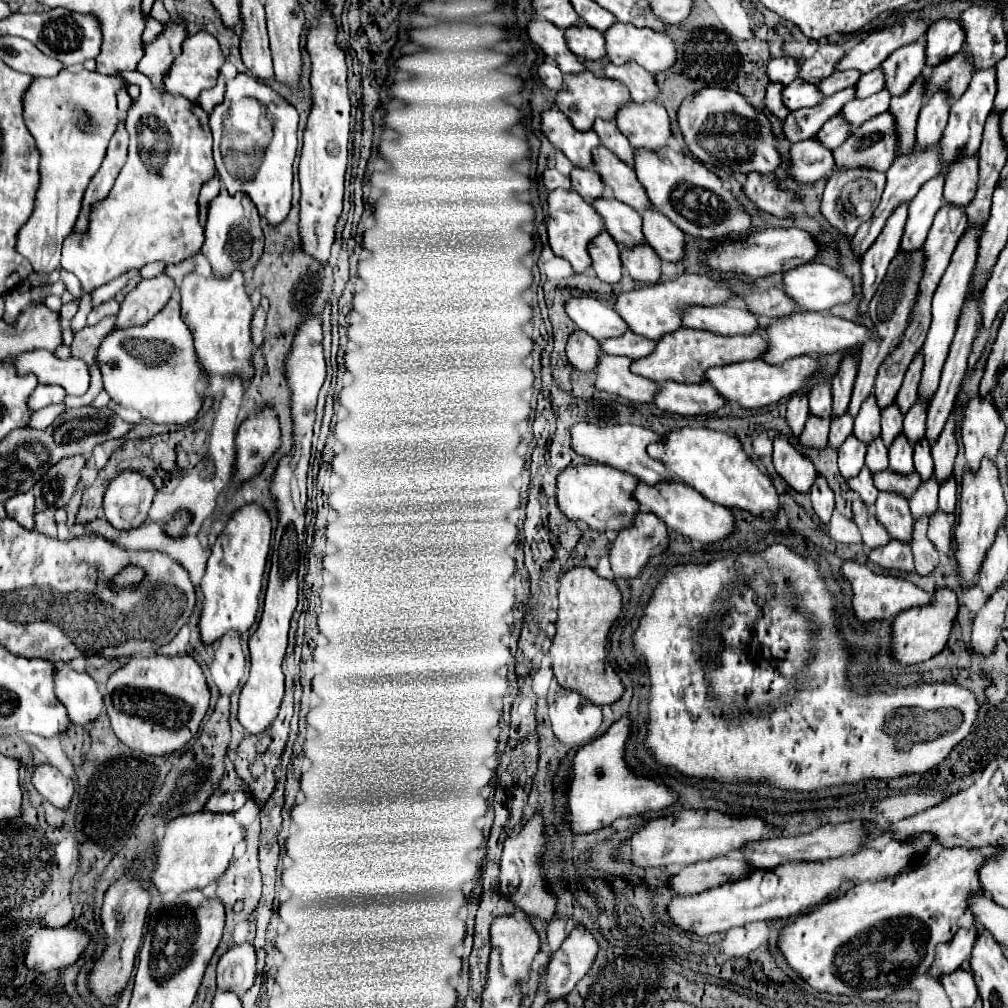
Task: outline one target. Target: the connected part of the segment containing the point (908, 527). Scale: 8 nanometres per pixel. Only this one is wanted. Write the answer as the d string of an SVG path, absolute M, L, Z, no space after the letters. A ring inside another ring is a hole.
M880 493L876 501L876 519L884 525L892 539L910 543L914 519L910 517L908 501L896 493Z

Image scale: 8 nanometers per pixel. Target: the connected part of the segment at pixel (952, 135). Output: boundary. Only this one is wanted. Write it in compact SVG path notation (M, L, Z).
M978 69L966 89L966 93L952 105L950 109L950 119L948 125L944 129L942 135L942 159L944 159L944 169L942 175L946 175L946 165L950 165L950 161L954 161L954 157L958 157L958 153L976 153L982 141L982 131L984 131L984 123L988 113L994 107L994 97L996 97L996 69Z

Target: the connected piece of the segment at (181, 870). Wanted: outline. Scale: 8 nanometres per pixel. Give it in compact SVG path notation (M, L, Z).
M198 811L172 819L164 829L164 837L158 841L158 859L152 873L154 887L162 895L204 889L224 875L234 859L234 845L240 841L244 841L244 827L236 821L234 813Z

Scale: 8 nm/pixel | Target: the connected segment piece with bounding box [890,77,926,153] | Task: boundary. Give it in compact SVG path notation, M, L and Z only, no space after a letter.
M918 77L906 93L896 95L890 101L890 111L898 117L898 133L902 133L902 153L908 153L910 145L916 141L916 119L924 105L924 95L926 77Z

